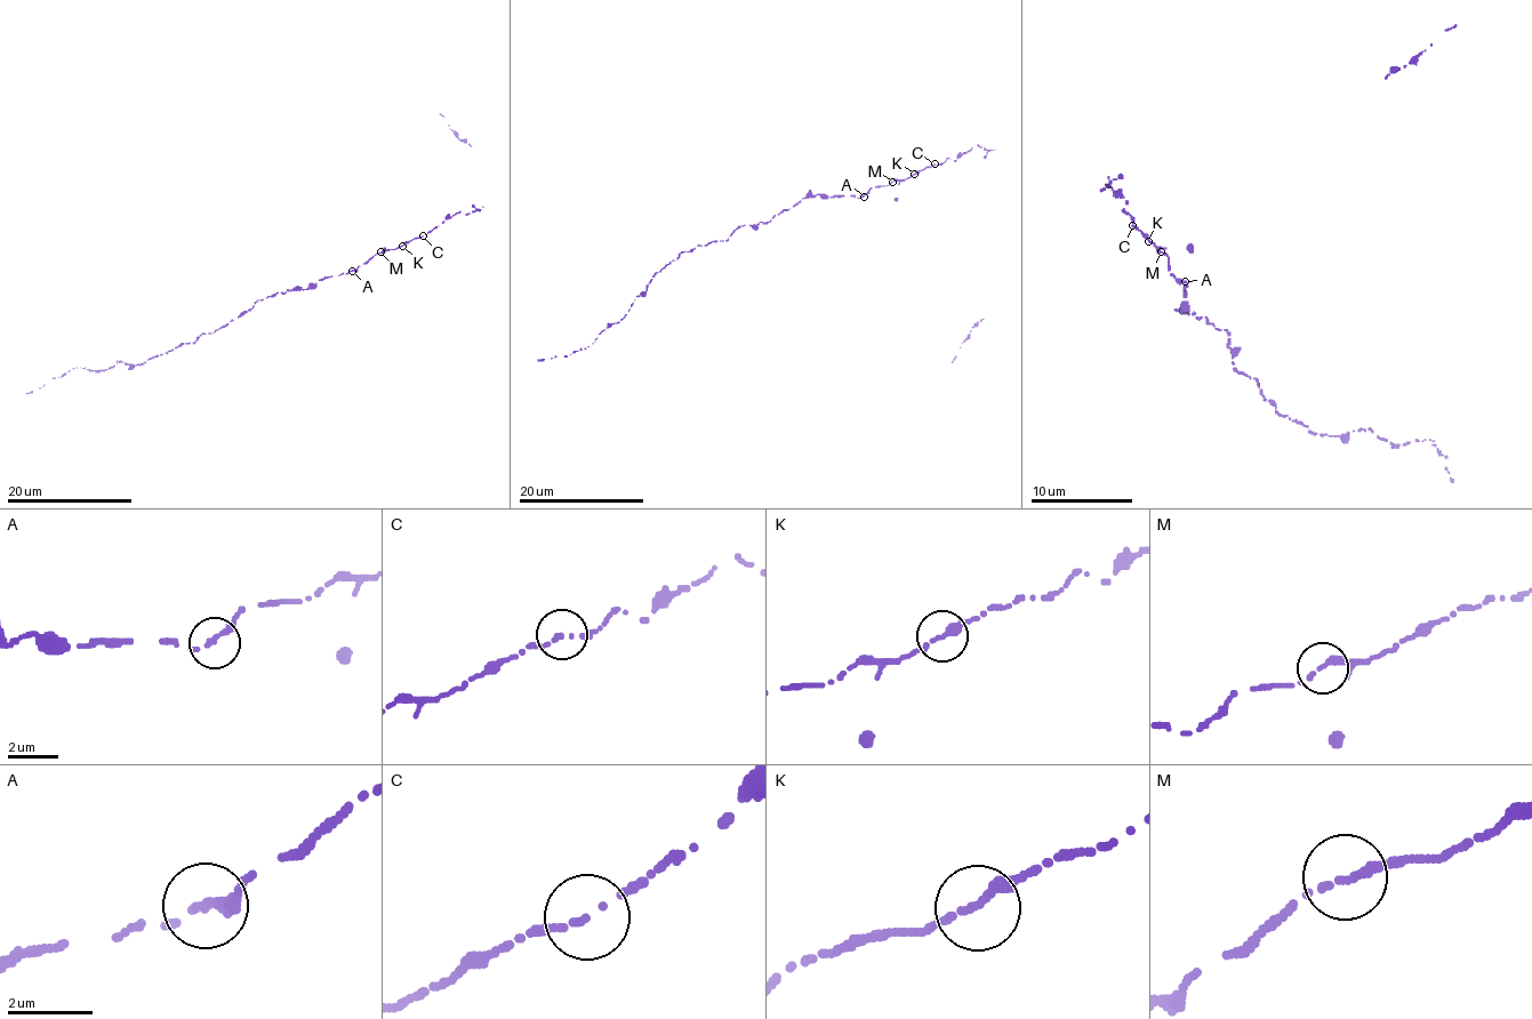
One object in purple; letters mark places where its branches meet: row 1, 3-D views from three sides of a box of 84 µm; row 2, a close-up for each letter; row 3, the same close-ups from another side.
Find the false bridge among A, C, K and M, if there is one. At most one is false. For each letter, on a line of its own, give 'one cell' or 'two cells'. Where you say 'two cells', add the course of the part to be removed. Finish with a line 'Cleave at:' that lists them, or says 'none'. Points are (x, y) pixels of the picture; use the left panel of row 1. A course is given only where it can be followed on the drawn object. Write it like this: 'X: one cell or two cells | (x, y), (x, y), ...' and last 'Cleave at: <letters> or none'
A: one cell
C: one cell
K: one cell
M: one cell
Cleave at: none

